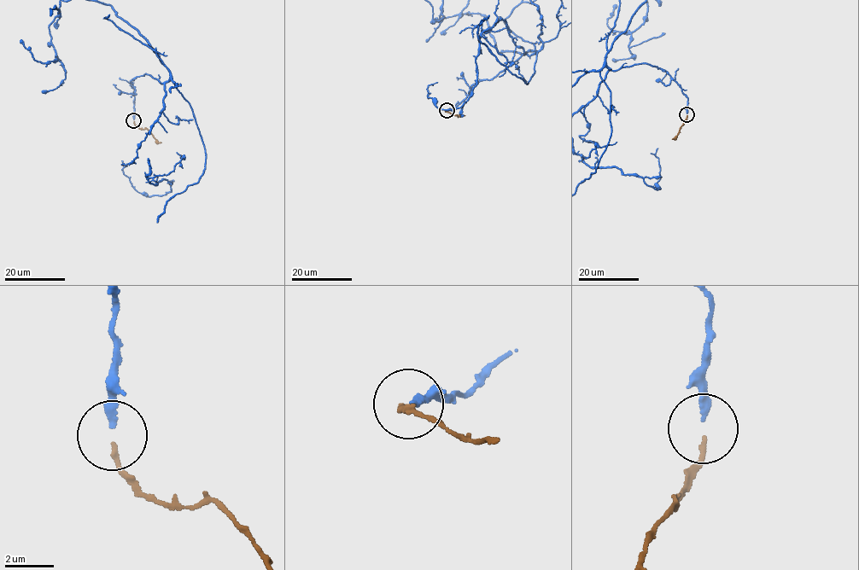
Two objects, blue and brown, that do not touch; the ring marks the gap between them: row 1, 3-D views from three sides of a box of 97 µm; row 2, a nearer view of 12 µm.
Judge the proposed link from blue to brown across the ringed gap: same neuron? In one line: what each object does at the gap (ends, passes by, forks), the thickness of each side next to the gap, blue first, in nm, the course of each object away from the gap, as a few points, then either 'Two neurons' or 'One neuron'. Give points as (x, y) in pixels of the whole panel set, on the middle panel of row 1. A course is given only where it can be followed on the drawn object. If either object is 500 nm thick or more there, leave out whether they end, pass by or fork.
At the ring blue ends. At the ring brown ends. Thickness 320 nm (blue) against 200 nm. Course of blue: (447, 111), (522, 55), (537, 52), (534, 72), (526, 84), (479, 40), (481, 20). Course of brown: (446, 111), (459, 116), (464, 115). One neuron

